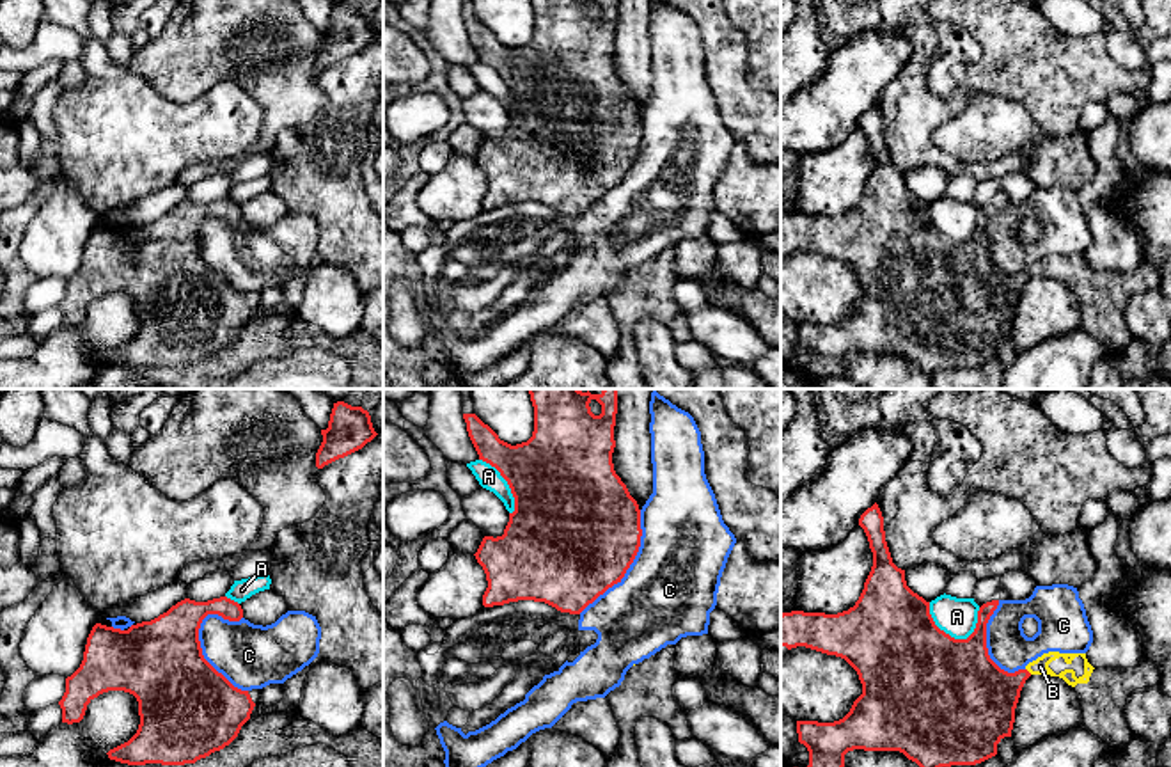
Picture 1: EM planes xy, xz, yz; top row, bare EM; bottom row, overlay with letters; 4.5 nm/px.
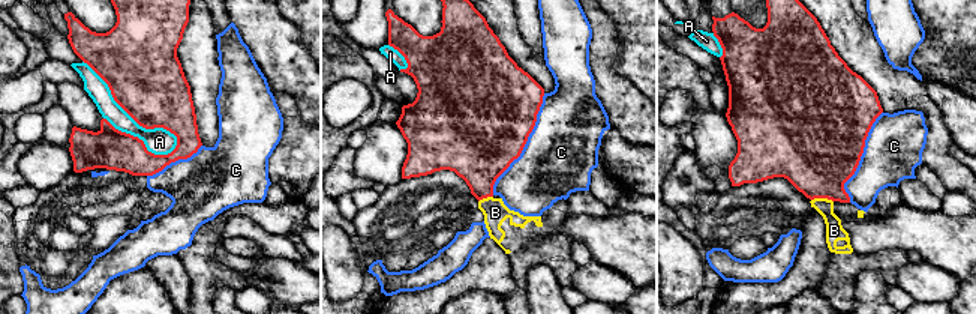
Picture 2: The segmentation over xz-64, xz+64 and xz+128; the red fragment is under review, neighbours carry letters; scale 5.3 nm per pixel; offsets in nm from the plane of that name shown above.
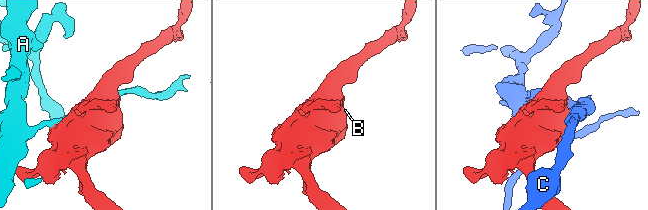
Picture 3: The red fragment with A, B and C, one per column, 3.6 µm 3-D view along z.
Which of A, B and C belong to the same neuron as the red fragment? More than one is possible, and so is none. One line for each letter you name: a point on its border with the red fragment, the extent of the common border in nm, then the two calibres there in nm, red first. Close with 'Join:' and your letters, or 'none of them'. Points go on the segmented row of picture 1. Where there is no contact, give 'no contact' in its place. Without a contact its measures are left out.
B: contact yz (1028, 672); length 40 nm; calibres 340 and 80 nm
Join: B

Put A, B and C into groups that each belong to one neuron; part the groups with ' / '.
A / B / C

